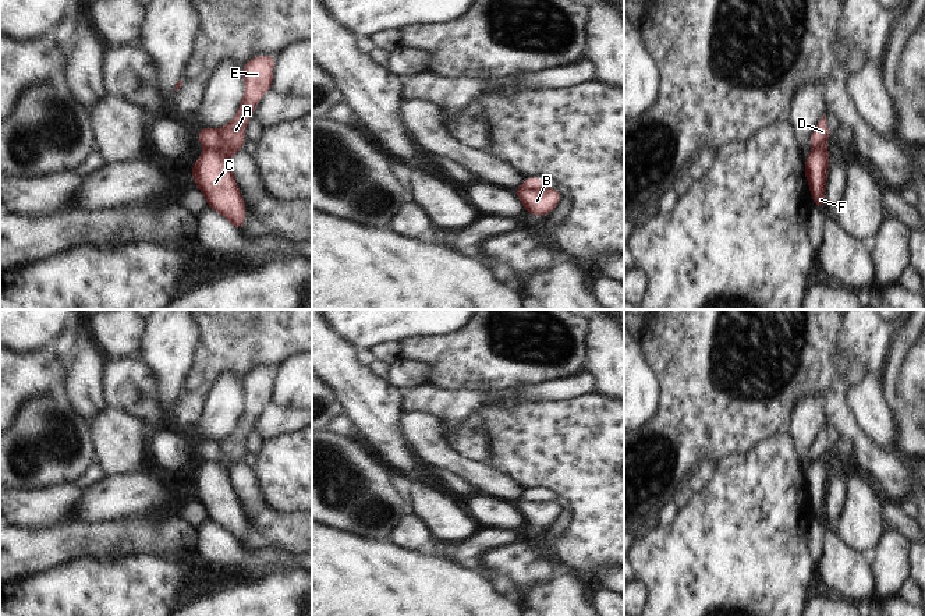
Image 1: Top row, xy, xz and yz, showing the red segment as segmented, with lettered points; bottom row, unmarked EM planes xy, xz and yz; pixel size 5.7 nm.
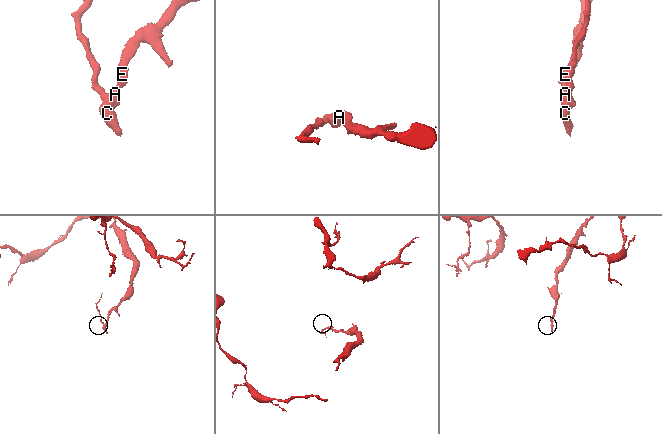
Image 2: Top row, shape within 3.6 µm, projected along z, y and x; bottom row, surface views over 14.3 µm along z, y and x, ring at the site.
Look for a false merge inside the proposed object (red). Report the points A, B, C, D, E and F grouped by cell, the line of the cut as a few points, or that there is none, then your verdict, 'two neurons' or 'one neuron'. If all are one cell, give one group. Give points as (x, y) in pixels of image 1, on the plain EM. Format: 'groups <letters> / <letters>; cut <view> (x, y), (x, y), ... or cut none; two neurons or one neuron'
groups A B C E F / D; cut xy (218, 443), (218, 455), (226, 462), (226, 470); two neurons

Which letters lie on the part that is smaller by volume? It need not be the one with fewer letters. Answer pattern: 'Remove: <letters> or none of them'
Remove: D

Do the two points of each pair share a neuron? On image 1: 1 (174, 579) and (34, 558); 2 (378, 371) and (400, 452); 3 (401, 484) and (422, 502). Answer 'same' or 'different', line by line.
1: different
2: different
3: different

